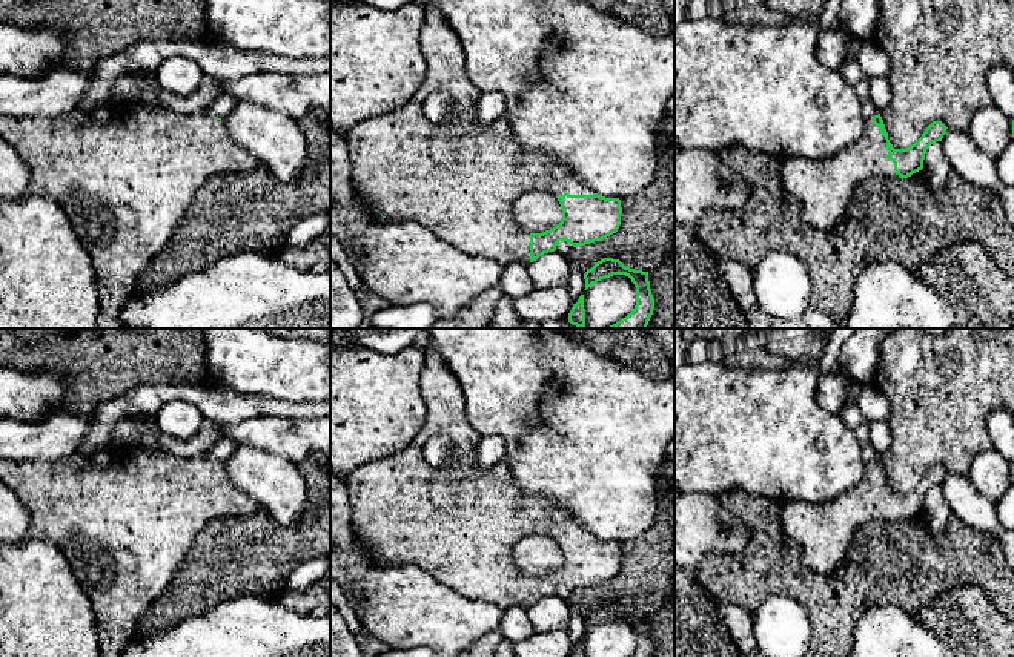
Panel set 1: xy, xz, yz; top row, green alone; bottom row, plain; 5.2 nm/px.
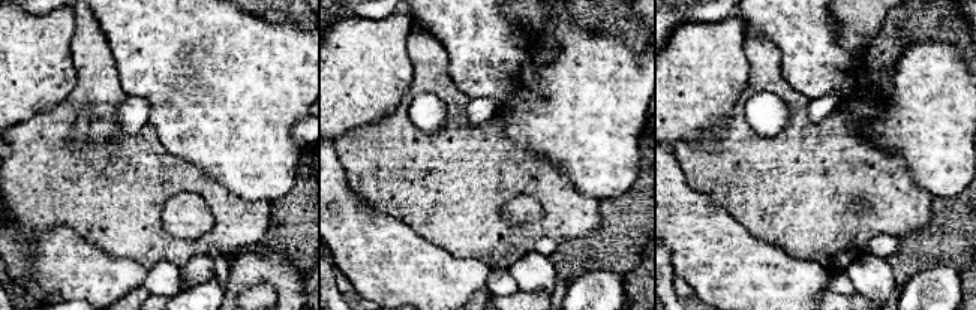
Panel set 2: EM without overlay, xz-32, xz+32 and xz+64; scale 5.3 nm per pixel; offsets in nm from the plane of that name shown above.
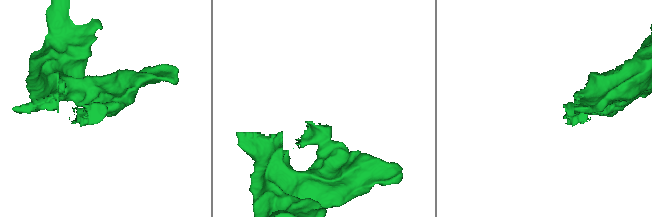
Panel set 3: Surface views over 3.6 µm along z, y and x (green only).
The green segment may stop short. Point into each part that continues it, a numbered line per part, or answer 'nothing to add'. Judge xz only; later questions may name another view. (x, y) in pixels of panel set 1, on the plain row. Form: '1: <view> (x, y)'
1: xz (461, 522)

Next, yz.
1: yz (824, 531)

